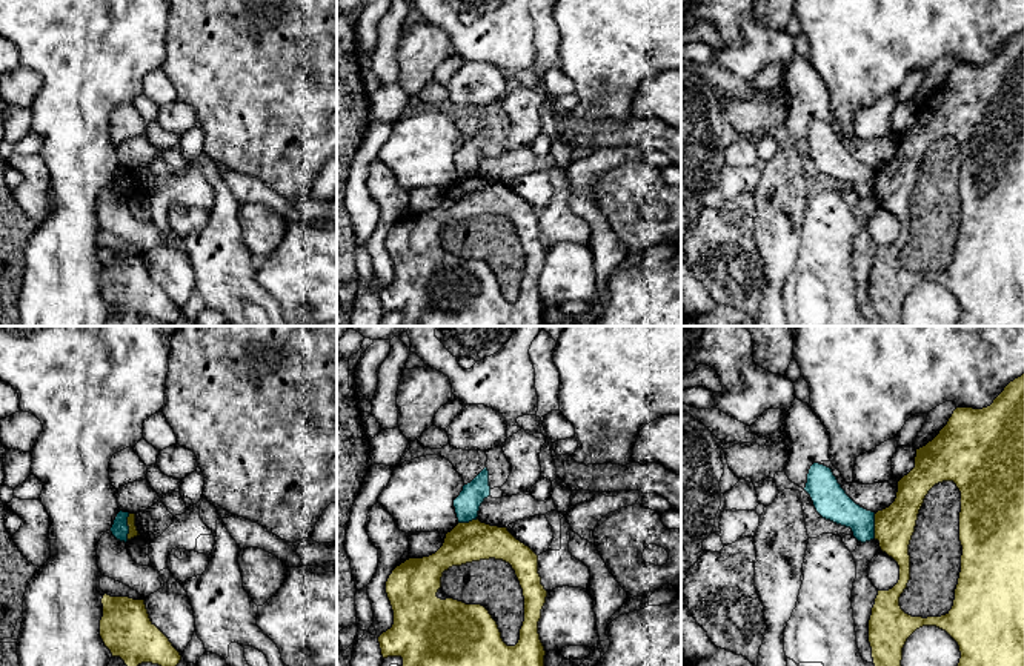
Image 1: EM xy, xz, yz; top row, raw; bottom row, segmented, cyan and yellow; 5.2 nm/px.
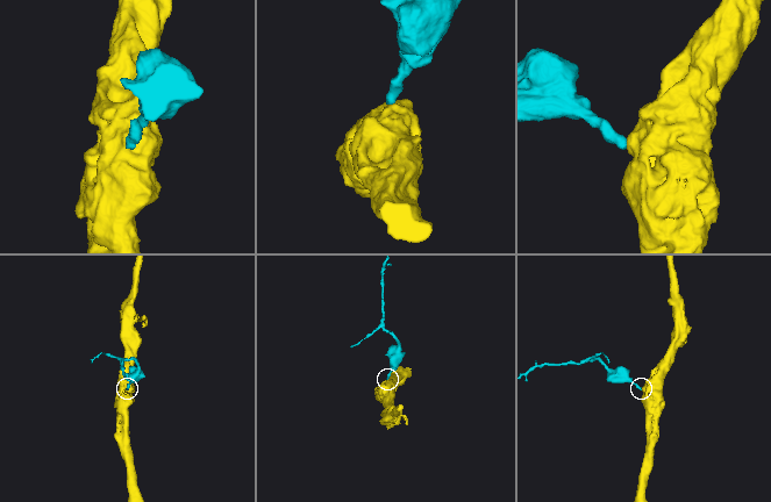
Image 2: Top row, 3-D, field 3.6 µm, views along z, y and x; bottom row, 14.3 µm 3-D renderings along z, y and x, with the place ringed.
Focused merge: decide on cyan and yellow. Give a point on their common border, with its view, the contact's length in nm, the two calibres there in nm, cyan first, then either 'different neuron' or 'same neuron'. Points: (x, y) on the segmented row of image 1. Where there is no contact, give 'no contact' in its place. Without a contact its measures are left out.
xy (128, 526) | 140 nm | 90/50 nm | different neuron

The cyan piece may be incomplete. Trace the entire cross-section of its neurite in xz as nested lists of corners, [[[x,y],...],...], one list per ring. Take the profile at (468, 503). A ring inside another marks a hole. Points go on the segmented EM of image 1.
[[[484,468],[470,483],[463,486],[463,491],[454,500],[458,523],[477,520],[480,506],[489,495],[489,471]]]

